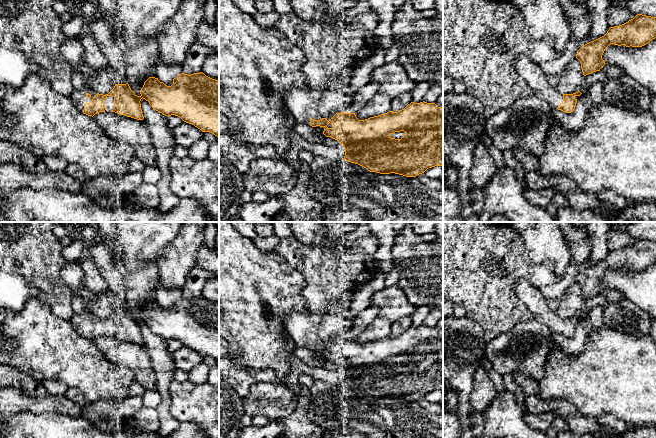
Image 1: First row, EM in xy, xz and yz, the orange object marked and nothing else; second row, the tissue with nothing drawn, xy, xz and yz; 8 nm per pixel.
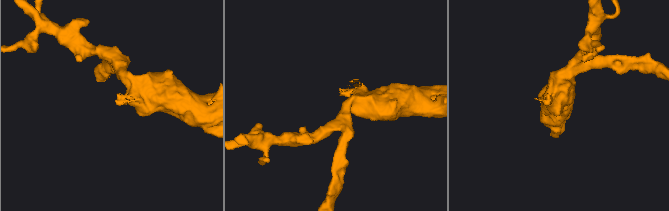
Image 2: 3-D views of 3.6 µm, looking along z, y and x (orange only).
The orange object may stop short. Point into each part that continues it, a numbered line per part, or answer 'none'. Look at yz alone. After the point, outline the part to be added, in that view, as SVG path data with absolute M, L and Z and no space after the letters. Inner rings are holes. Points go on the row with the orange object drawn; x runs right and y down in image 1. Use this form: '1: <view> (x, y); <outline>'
1: yz (531, 73); M518 56L514 60L513 66L517 73L528 83L533 95L544 100L551 108L558 108L563 101L563 94L548 82L547 75L538 65L525 56Z

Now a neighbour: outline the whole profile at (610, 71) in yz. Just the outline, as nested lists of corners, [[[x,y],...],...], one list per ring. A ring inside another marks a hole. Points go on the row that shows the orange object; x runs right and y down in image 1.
[[[605,64],[600,69],[600,71],[603,72],[608,77],[608,79],[614,79],[626,75],[625,72],[620,67],[609,64]]]

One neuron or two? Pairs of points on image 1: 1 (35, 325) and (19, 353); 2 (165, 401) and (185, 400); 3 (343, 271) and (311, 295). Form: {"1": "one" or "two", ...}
{"1": "one", "2": "two", "3": "one"}

